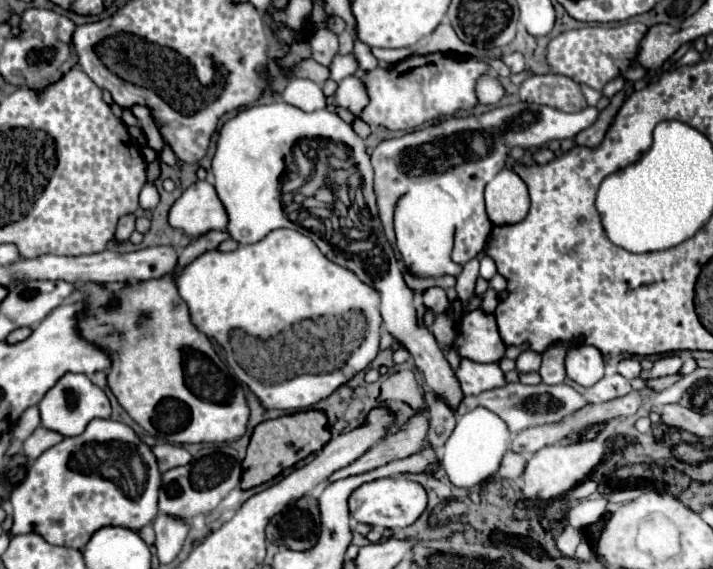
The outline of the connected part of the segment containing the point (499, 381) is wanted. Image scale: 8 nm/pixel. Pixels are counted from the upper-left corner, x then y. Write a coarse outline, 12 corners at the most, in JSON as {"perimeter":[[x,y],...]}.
{"perimeter":[[462,359],[454,371],[464,395],[502,387],[496,363]]}

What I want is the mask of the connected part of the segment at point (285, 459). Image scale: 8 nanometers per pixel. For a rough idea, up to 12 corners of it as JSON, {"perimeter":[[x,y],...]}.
{"perimeter":[[310,409],[262,421],[242,461],[240,487],[274,479],[330,441]]}

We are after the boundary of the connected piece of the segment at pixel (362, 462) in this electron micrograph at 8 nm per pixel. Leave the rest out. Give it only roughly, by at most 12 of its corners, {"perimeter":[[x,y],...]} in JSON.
{"perimeter":[[428,409],[412,415],[330,483],[360,475],[422,449]]}

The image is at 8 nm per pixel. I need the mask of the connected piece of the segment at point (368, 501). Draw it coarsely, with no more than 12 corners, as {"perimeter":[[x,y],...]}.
{"perimeter":[[406,477],[360,485],[350,515],[402,529],[426,509],[426,491]]}

